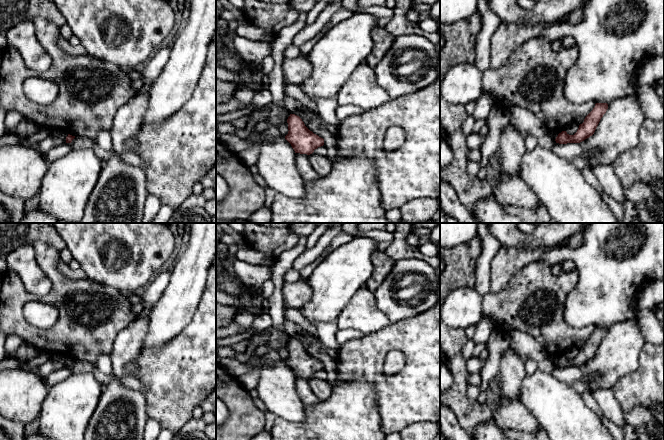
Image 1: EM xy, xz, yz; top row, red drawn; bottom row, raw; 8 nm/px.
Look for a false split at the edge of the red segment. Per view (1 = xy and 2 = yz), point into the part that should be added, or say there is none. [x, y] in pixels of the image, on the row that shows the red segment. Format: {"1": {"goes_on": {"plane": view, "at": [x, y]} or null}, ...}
{"1": {"goes_on": null}, "2": {"goes_on": null}}

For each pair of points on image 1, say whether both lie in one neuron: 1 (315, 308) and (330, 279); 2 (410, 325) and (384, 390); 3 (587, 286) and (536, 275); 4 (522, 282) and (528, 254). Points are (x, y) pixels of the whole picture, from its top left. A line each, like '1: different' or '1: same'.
1: same
2: same
3: different
4: different

